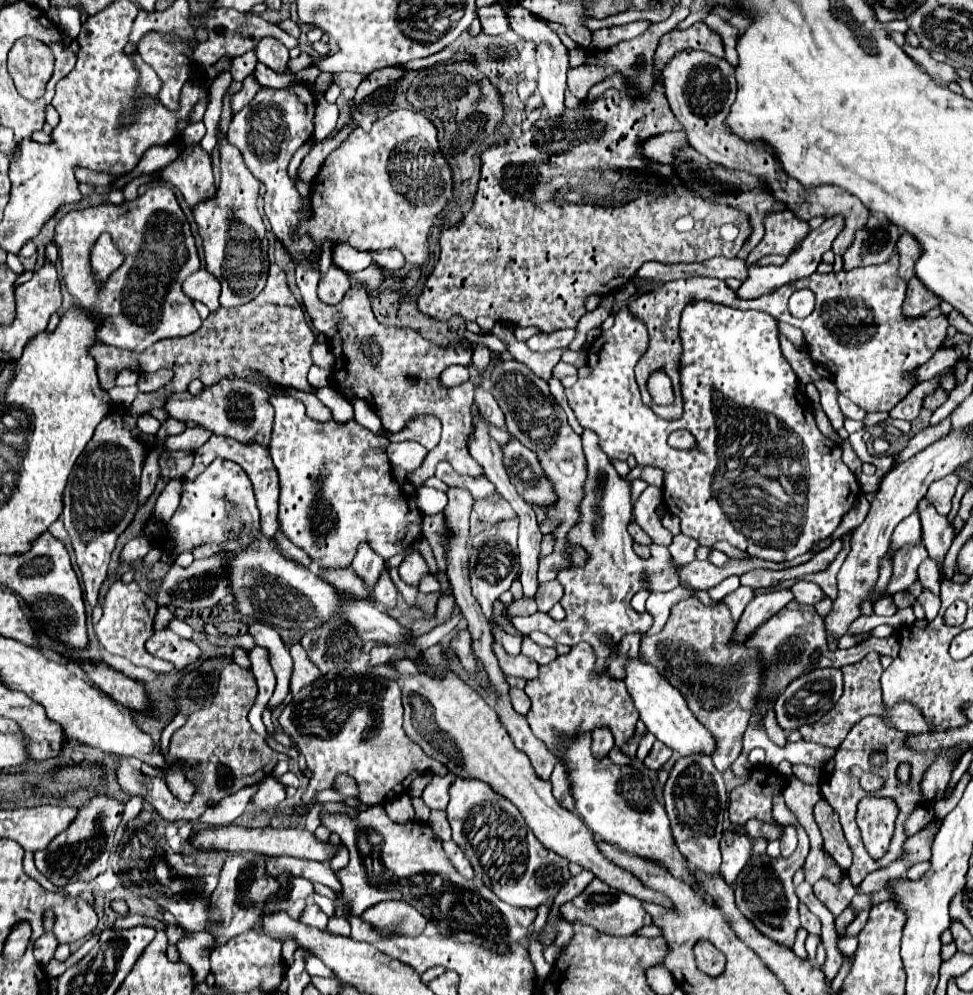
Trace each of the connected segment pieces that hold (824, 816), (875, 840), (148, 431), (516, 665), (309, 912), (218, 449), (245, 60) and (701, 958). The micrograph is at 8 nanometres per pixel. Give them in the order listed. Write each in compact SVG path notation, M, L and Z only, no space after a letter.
M821 799L815 805L815 821L821 829L823 839L825 839L825 851L833 855L833 859L839 863L841 869L849 869L853 853L845 841L837 813L827 805L825 799Z
M865 797L859 804L856 822L861 826L862 840L871 857L881 857L889 849L897 805L893 799Z
M143 413L143 415L139 417L139 421L137 421L137 427L139 427L145 435L157 435L157 431L159 431L161 423L159 423L153 415Z
M497 641L493 643L493 651L495 651L495 655L499 657L499 667L501 667L505 673L509 673L509 675L519 675L519 677L523 677L523 679L535 679L535 677L537 677L539 665L537 665L533 659L529 659L529 657L525 657L525 655L511 657L511 655L507 655L507 651L505 651Z
M309 905L309 907L305 907L305 911L301 915L301 921L311 925L311 927L327 927L329 917L317 905Z
M211 435L209 441L195 451L195 463L193 467L187 471L185 479L195 479L197 475L201 475L207 465L215 459L215 457L225 457L229 461L235 461L237 465L243 467L243 471L247 473L247 477L251 479L253 483L253 491L255 491L255 499L257 499L257 507L261 511L261 533L265 537L273 537L277 527L279 527L279 519L277 519L277 499L279 499L279 479L277 479L277 471L273 467L273 461L271 461L271 455L269 455L269 449L265 449L263 445L245 445L245 443L239 443L239 441L233 441L229 437L223 437L223 435Z
M249 51L241 57L235 57L233 63L231 63L231 75L235 81L243 81L247 75L251 75L255 71L255 65L257 65L257 57L255 57L255 51Z
M699 941L695 945L697 969L709 977L717 977L725 971L725 955L717 951L709 941Z

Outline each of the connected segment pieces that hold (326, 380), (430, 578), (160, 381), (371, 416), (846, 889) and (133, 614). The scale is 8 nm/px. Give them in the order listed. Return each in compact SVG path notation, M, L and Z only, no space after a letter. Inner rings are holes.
M313 365L309 369L309 383L313 387L327 387L327 385L331 385L331 371L325 371L325 369Z
M427 575L427 577L421 581L421 585L419 585L419 591L421 591L423 595L439 593L439 591L441 591L441 585L439 585L439 581L435 579L435 575Z
M161 369L161 371L155 371L155 373L143 373L137 387L143 393L153 393L153 391L163 389L167 383L171 383L171 379L173 379L173 371L167 371L167 369Z
M355 401L353 409L355 409L355 421L357 421L359 425L367 427L367 429L373 431L375 435L383 435L385 429L383 429L383 425L381 425L377 413L375 413L371 407L367 407L365 401Z
M843 877L841 885L833 885L827 879L821 879L813 885L813 891L831 909L833 915L841 915L843 909L851 903L851 897L857 893L857 887L847 877Z
M115 581L111 585L111 589L107 591L107 595L105 595L103 617L95 625L95 635L97 635L97 639L103 643L103 647L109 653L119 655L119 657L125 657L133 665L147 667L147 669L153 669L157 673L169 673L173 669L173 663L167 663L163 659L153 657L145 649L145 641L155 633L155 627L153 627L155 613L157 613L157 603L151 597L147 597L147 593L143 593L137 587L135 581L133 583Z

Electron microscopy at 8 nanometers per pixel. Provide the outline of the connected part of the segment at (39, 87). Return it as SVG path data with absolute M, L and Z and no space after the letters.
M21 37L19 41L15 41L15 45L9 51L9 73L15 81L17 91L29 101L43 97L45 85L53 75L53 63L55 63L55 57L53 57L49 45L45 45L39 39L33 39L33 37Z

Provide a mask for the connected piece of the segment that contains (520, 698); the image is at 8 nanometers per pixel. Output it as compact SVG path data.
M511 689L511 691L509 691L509 697L511 697L513 709L515 709L519 715L527 715L527 713L529 713L531 701L529 701L529 697L525 695L525 691L521 691L521 689Z

